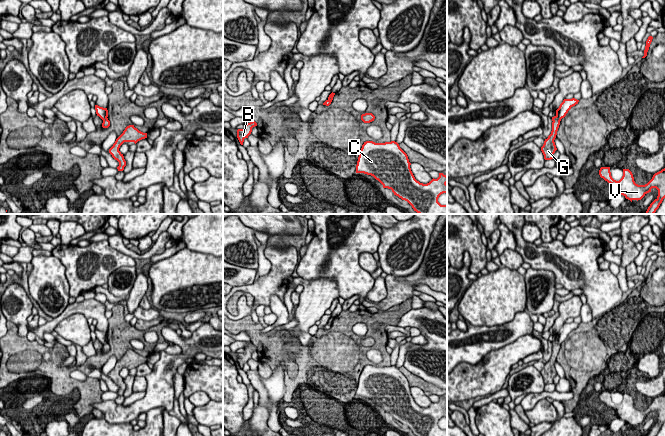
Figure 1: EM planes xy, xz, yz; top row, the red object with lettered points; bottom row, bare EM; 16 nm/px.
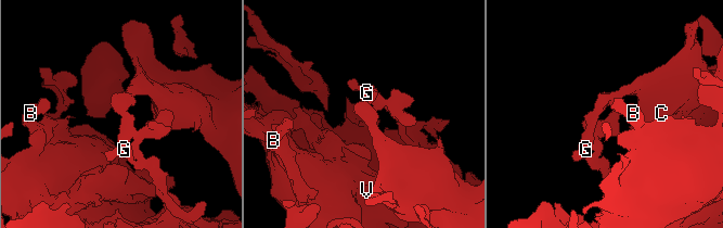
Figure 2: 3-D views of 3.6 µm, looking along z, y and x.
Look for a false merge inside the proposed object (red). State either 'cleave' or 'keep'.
cleave

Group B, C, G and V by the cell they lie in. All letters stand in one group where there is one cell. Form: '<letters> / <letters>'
B G V / C

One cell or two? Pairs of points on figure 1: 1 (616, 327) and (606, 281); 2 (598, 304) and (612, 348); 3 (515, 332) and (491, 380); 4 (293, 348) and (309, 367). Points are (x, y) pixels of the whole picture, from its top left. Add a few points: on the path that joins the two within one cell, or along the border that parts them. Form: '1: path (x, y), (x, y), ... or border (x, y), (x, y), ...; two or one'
1: border (615, 305), (593, 319); two
2: border (615, 305), (593, 319); two
3: border (530, 333), (524, 334), (488, 353); two
4: border (301, 344), (300, 351), (294, 358); two

